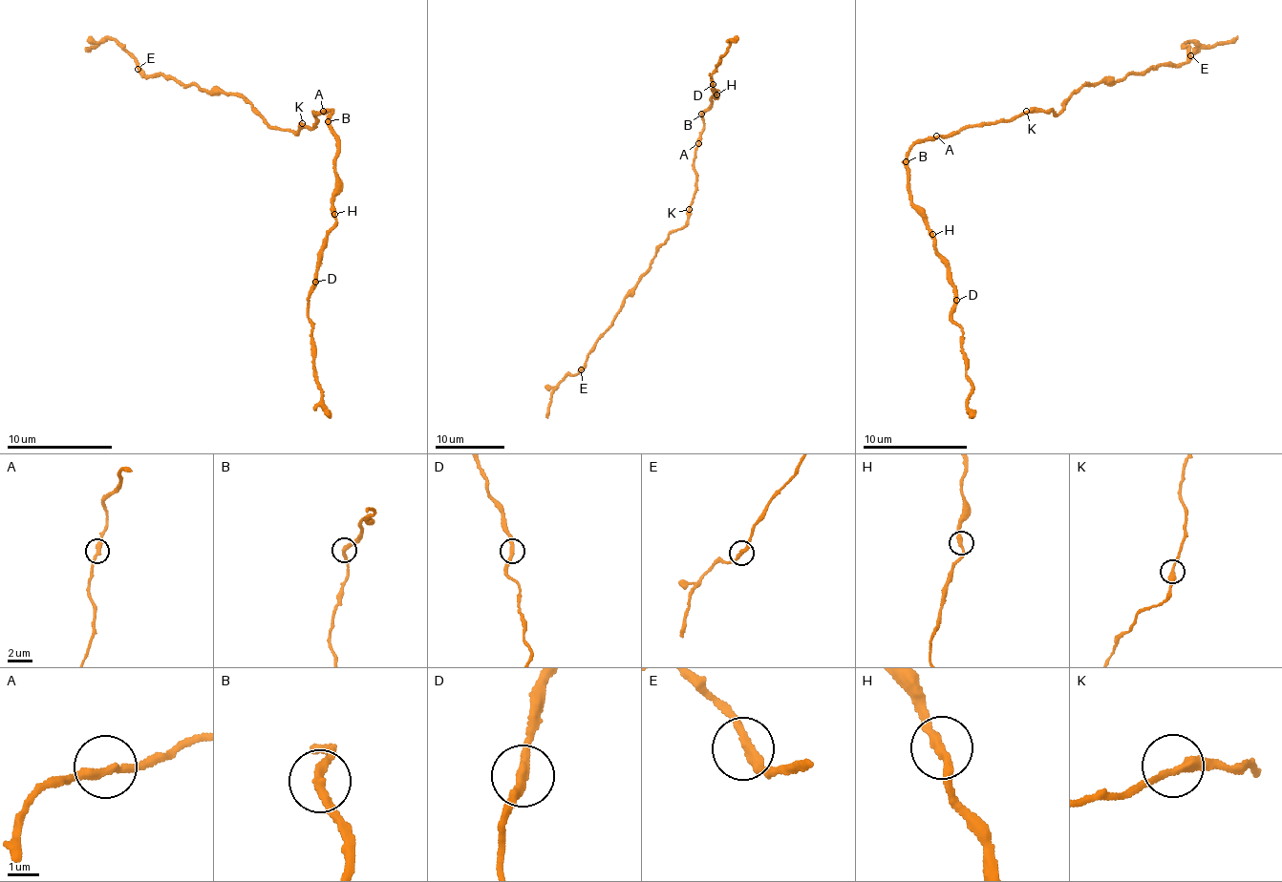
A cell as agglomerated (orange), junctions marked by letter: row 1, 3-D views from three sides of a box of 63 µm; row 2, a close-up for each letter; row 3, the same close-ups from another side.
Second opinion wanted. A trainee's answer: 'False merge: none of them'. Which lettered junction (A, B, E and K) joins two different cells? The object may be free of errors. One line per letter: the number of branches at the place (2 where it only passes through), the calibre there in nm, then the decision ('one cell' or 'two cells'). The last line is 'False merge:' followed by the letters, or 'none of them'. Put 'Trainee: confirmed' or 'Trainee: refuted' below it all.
A: branches 2; calibre 280 nm; one cell
B: branches 2; calibre 280 nm; one cell
E: branches 2; calibre 320 nm; one cell
K: branches 2; calibre 300 nm; one cell
False merge: none of them
Trainee: confirmed

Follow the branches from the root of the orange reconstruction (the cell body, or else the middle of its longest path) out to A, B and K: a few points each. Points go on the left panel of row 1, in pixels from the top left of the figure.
A: (315, 122), (314, 112), (323, 111)
B: (315, 122), (314, 112), (323, 112), (324, 108), (332, 114), (328, 121)
K: (315, 122), (313, 130), (302, 123)

